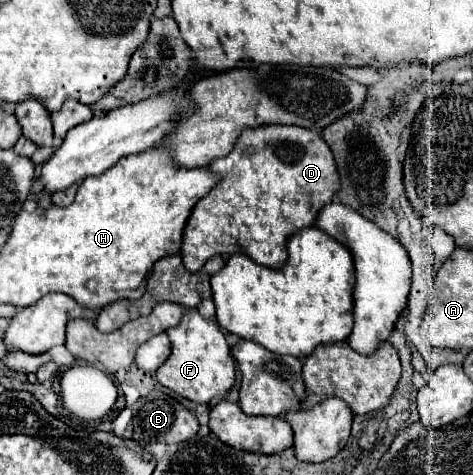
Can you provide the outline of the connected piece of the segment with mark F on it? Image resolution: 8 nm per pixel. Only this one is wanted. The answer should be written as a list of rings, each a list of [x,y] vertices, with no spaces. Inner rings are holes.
[[[197,307],[187,309],[181,323],[165,331],[171,341],[169,359],[157,369],[157,381],[175,393],[195,401],[209,403],[215,395],[225,395],[235,383],[235,361],[219,325],[199,315]]]

